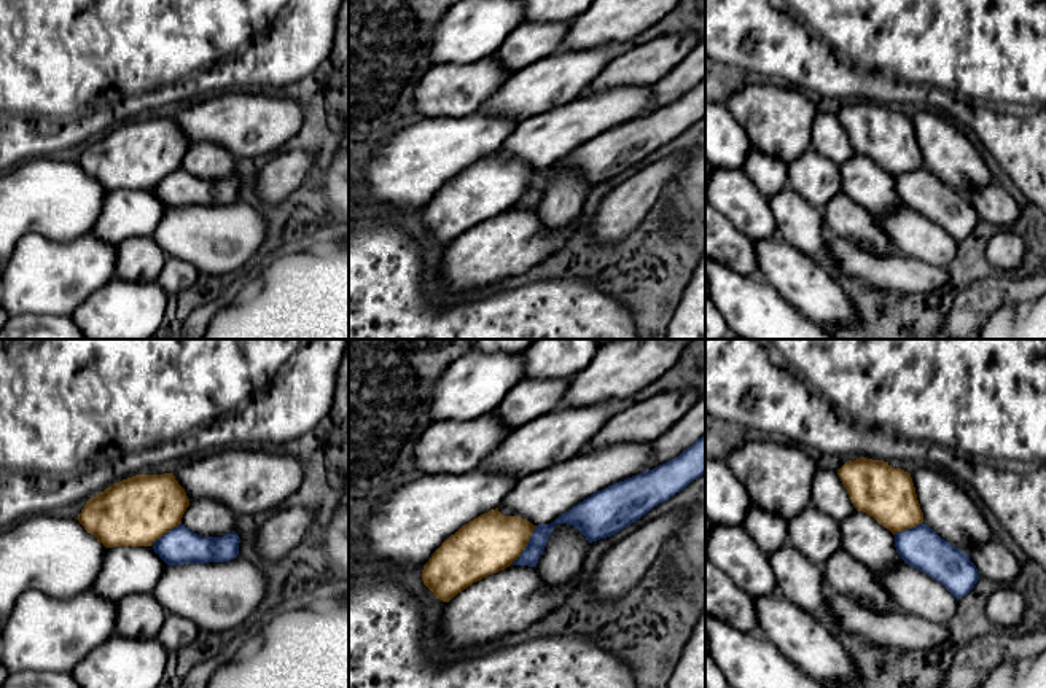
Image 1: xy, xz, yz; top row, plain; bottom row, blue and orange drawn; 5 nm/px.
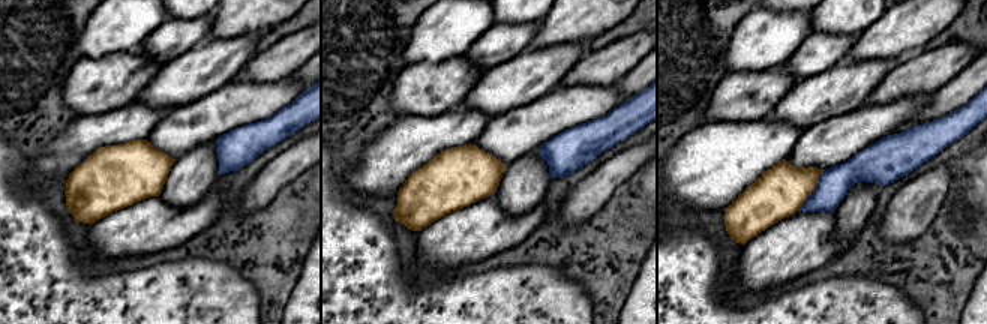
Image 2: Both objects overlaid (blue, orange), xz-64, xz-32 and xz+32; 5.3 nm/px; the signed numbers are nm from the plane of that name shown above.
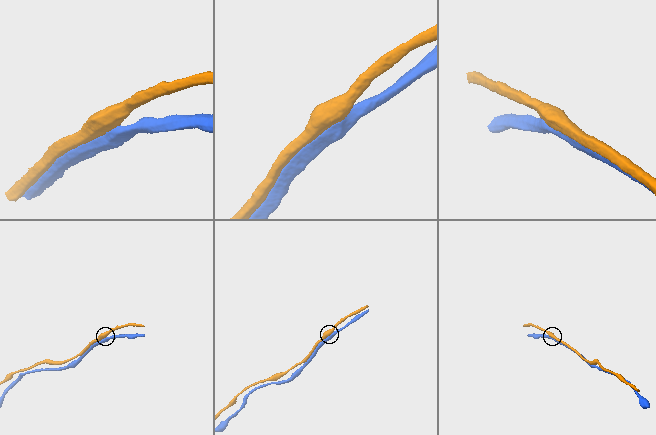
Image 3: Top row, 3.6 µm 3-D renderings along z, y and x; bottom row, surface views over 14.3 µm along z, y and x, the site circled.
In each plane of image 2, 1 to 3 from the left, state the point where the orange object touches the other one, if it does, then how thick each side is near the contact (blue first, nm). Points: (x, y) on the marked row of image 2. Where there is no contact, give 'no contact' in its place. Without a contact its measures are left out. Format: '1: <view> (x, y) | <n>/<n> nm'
1: no contact
2: xz-32 (494, 194) | 20/320 nm
3: xz+32 (813, 191) | 160/280 nm

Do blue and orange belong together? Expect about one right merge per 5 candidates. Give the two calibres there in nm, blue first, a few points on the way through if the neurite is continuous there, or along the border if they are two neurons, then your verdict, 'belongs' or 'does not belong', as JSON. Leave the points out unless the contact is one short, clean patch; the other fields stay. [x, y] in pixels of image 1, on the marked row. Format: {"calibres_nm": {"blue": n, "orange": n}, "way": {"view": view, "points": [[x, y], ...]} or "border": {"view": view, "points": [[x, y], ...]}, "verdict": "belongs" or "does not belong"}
{"calibres_nm": {"blue": 90, "orange": 300}, "verdict": "does not belong"}

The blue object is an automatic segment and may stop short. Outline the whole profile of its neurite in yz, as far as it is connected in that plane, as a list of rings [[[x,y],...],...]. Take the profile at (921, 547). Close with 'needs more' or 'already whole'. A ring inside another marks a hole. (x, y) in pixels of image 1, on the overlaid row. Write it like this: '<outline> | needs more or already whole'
[[[923,522],[895,534],[895,548],[907,565],[941,583],[957,600],[966,596],[979,580],[978,569],[968,554]]] | already whole

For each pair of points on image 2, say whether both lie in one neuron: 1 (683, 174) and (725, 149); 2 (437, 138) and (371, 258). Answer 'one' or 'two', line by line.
1: one
2: two

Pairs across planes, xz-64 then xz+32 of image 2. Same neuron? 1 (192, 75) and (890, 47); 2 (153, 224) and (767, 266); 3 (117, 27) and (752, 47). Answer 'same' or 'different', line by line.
1: different
2: same
3: same

